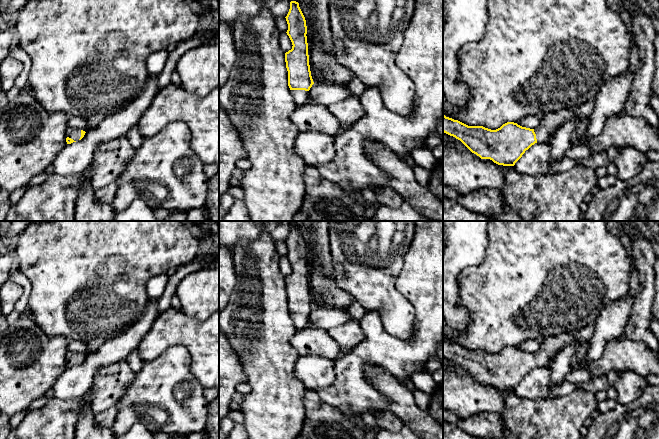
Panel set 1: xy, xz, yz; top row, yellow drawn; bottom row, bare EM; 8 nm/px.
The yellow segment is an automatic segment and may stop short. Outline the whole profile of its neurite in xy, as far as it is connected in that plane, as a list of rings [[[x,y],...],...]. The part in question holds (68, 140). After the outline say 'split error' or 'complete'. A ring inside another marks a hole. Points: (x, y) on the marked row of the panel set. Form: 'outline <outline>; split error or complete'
outline [[[67,128],[66,129],[67,144],[71,144],[73,142],[81,140],[84,137],[85,133],[86,133],[85,131],[77,128]]]; split error

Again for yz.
outline [[[589,100],[576,107],[546,113],[541,117],[541,123],[535,129],[522,127],[514,122],[507,122],[500,128],[491,130],[483,126],[468,126],[443,114],[443,132],[460,140],[472,153],[481,159],[490,159],[498,165],[514,166],[532,145],[537,142],[548,143],[552,132],[565,121],[573,117],[588,118],[592,114],[594,107],[594,100]]]; split error

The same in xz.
outline [[[290,2],[285,18],[288,24],[286,33],[293,45],[292,49],[285,53],[288,86],[294,102],[301,106],[308,101],[308,91],[314,82],[309,65],[306,20],[298,2]]]; split error

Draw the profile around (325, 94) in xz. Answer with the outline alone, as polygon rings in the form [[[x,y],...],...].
[[[313,84],[308,95],[319,104],[329,106],[346,100],[352,95],[348,87],[328,84]]]

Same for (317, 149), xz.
[[[319,131],[300,132],[295,142],[295,153],[307,166],[327,165],[336,156],[335,137]]]

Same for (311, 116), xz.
[[[310,100],[297,106],[290,119],[300,132],[319,131],[334,137],[340,133],[343,126],[329,111],[328,106]]]

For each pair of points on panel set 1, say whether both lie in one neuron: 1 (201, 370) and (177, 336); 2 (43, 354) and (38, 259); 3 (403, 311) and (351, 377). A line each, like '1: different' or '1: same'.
1: same
2: different
3: different

